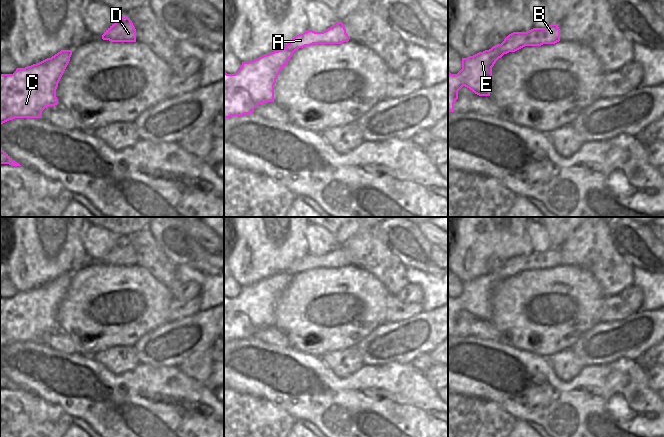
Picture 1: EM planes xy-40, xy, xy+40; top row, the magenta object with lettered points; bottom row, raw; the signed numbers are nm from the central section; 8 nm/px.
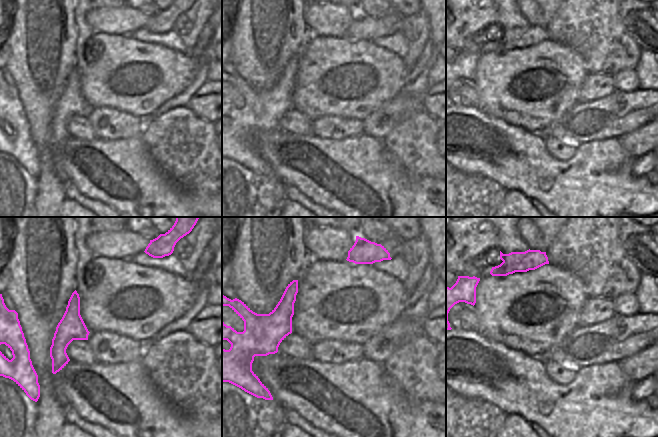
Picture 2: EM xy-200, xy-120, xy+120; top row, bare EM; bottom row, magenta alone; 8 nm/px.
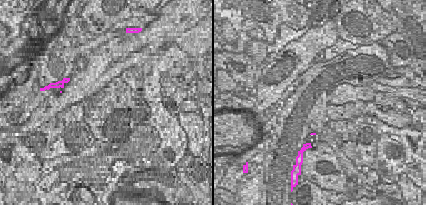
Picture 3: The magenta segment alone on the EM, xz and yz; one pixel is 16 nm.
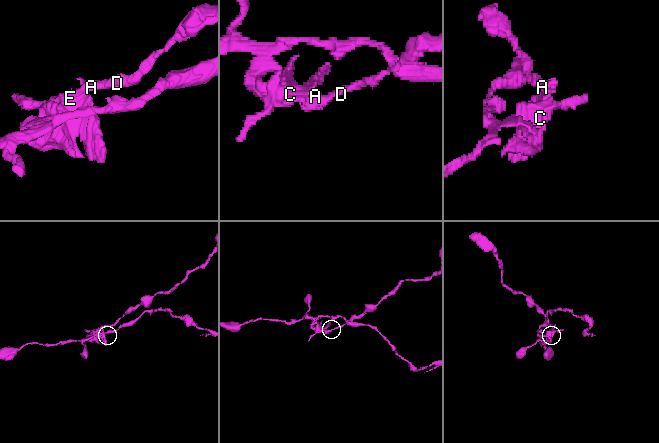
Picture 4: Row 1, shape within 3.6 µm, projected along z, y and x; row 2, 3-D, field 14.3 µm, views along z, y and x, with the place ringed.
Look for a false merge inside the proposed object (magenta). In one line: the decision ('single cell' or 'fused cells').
fused cells

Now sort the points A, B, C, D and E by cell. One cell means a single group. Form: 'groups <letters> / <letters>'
groups A B D / C E

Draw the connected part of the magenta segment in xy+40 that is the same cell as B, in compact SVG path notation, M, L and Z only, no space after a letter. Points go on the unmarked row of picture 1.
M551 248L545 252L533 252L527 256L513 256L501 268L493 270L495 276L507 278L515 276L525 270L541 270L555 268L560 265L558 248Z

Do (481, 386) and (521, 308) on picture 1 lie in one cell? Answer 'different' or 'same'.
different

